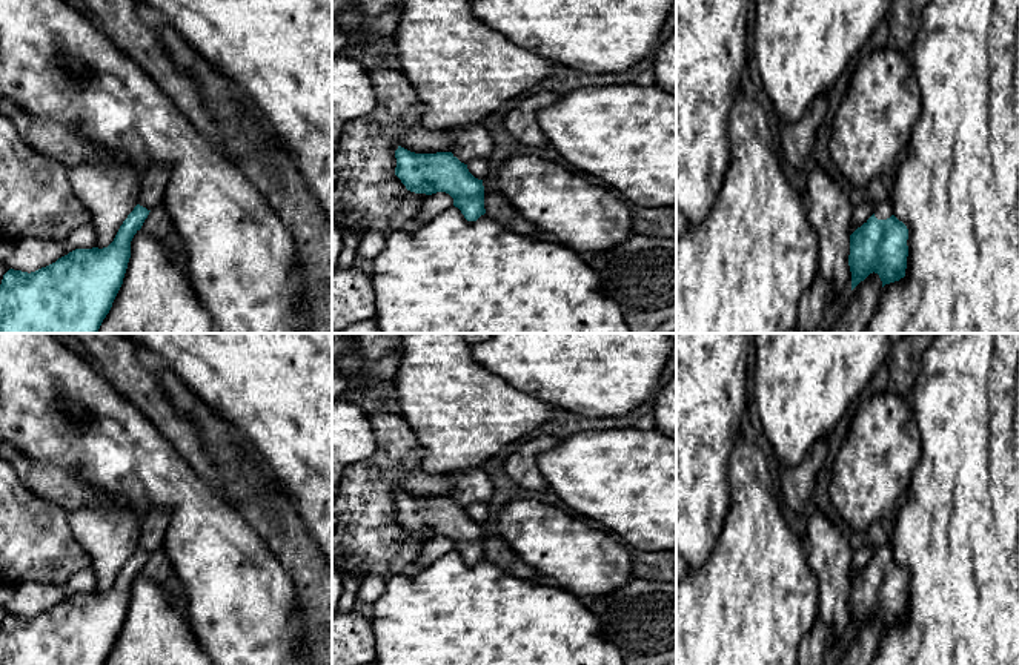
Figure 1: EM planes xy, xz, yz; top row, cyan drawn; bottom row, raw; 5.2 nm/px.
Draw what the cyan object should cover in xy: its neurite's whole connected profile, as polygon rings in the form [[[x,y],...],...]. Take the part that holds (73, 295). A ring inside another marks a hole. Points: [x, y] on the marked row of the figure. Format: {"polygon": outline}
{"polygon": [[[152,164],[143,174],[137,206],[120,226],[114,241],[103,249],[75,249],[58,258],[55,263],[35,272],[9,269],[0,284],[0,333],[98,333],[98,329],[109,313],[112,303],[123,284],[123,278],[131,258],[131,241],[141,229],[149,212],[163,203],[169,181],[169,167]]]}

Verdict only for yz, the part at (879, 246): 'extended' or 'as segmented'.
extended

